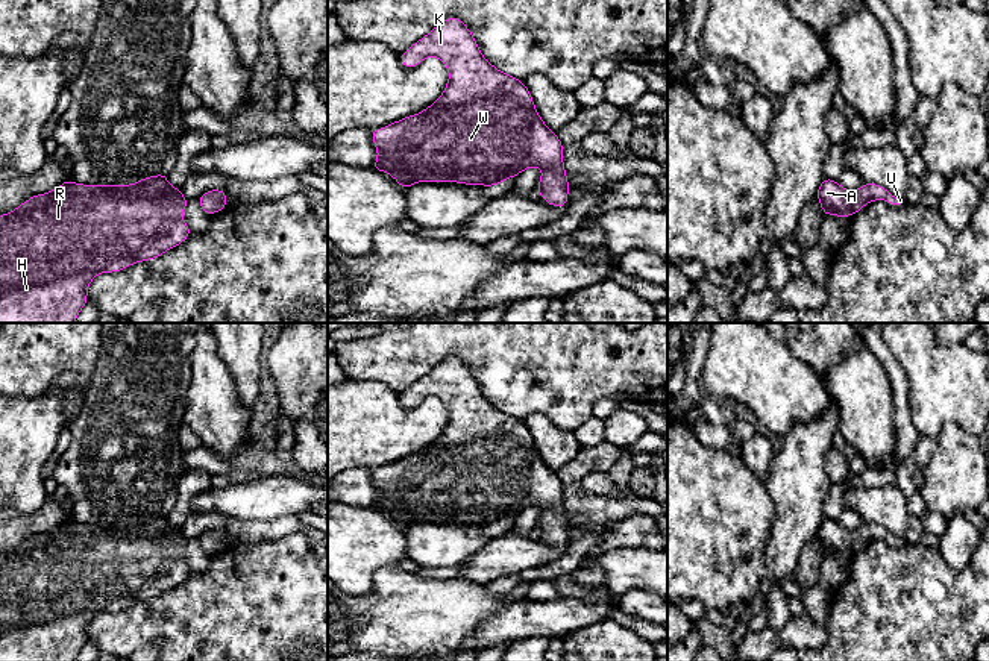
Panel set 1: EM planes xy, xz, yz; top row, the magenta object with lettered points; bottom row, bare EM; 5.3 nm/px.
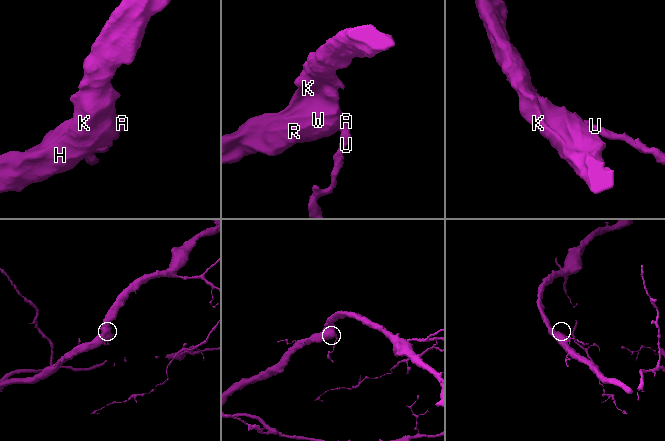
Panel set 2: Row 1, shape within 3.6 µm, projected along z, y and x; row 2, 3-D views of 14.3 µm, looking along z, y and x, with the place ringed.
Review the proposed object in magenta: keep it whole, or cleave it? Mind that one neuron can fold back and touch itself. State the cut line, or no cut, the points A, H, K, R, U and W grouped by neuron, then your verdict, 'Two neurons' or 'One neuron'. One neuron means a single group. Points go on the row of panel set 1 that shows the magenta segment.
No split. Groups: A H K R U W. One neuron

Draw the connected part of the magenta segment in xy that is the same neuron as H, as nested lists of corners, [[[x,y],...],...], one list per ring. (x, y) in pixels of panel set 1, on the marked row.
[[[167,174],[147,176],[130,185],[83,185],[62,182],[56,190],[36,194],[23,202],[12,212],[0,215],[0,323],[74,323],[82,308],[88,303],[86,288],[91,280],[105,271],[117,273],[132,264],[155,259],[167,250],[182,244],[190,235],[191,229],[182,218],[182,211],[188,205],[188,199],[182,196],[181,188],[168,183]]]

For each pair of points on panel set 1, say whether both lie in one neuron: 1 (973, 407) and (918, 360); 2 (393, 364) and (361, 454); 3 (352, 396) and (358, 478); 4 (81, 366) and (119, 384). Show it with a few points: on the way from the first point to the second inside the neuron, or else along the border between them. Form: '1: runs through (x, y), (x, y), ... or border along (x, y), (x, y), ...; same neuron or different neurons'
1: runs through (959, 393), (932, 370); same neuron
2: border along (351, 379), (381, 381), (398, 396); different neurons
3: border along (370, 467), (349, 467), (343, 470); different neurons
4: border along (102, 338), (99, 360), (82, 405); different neurons

